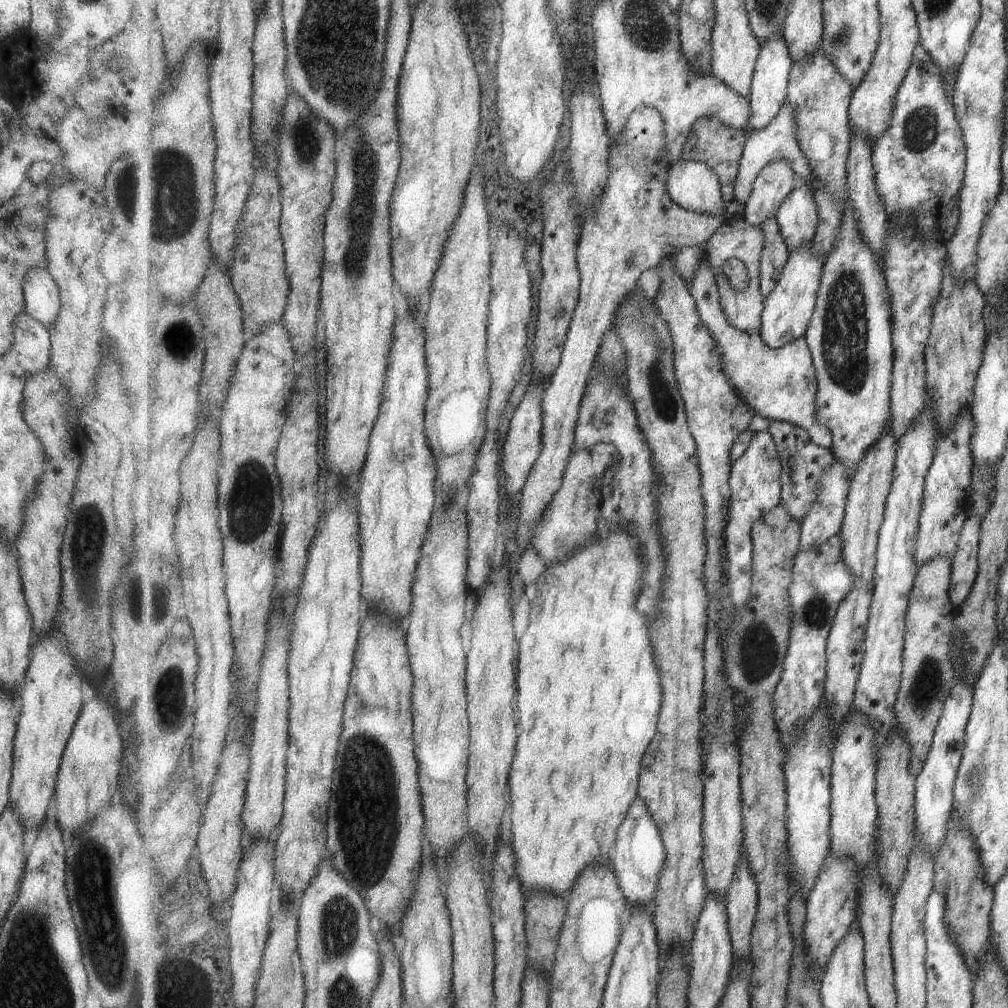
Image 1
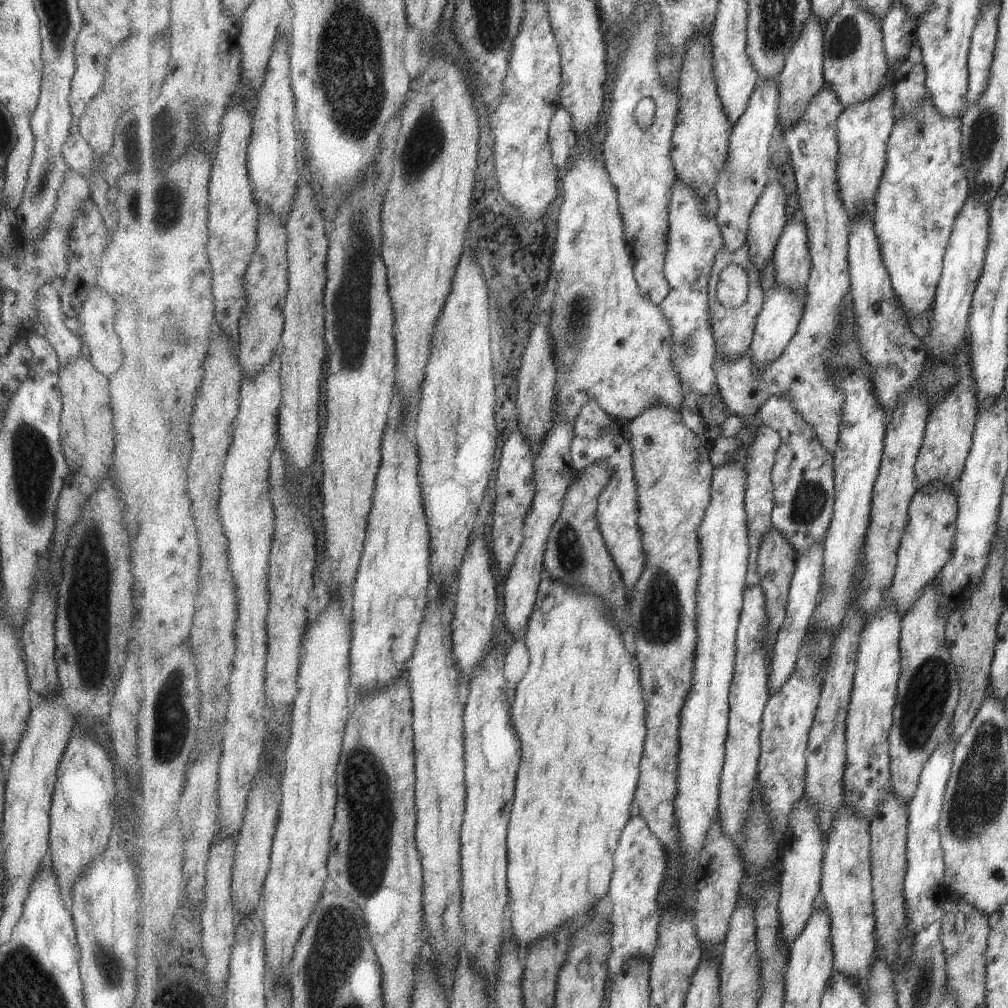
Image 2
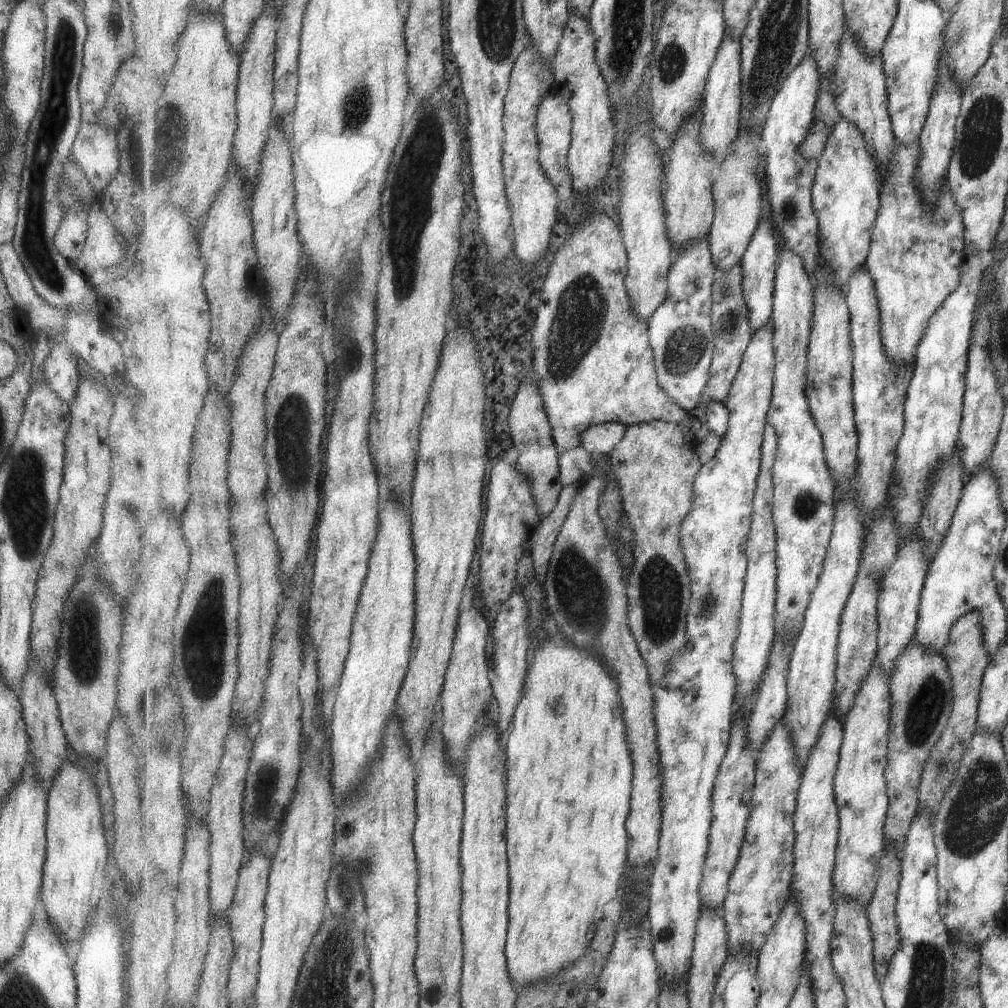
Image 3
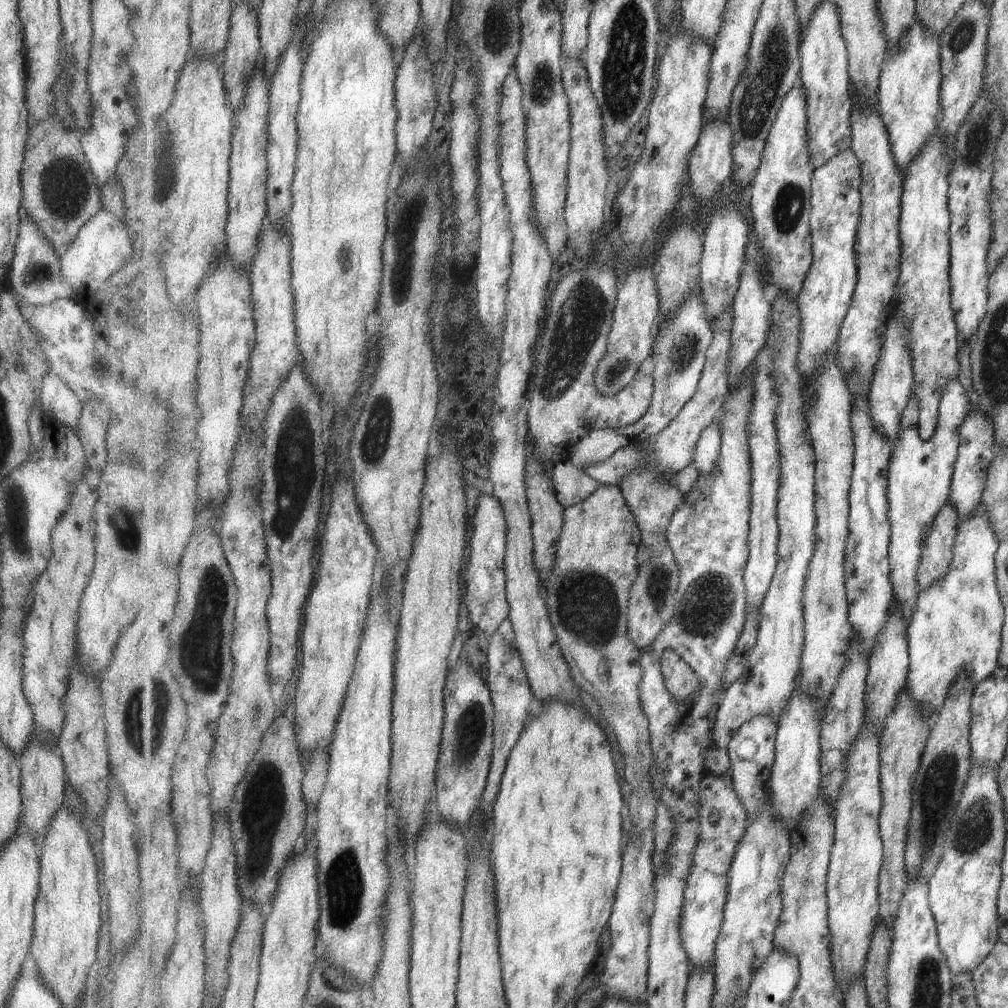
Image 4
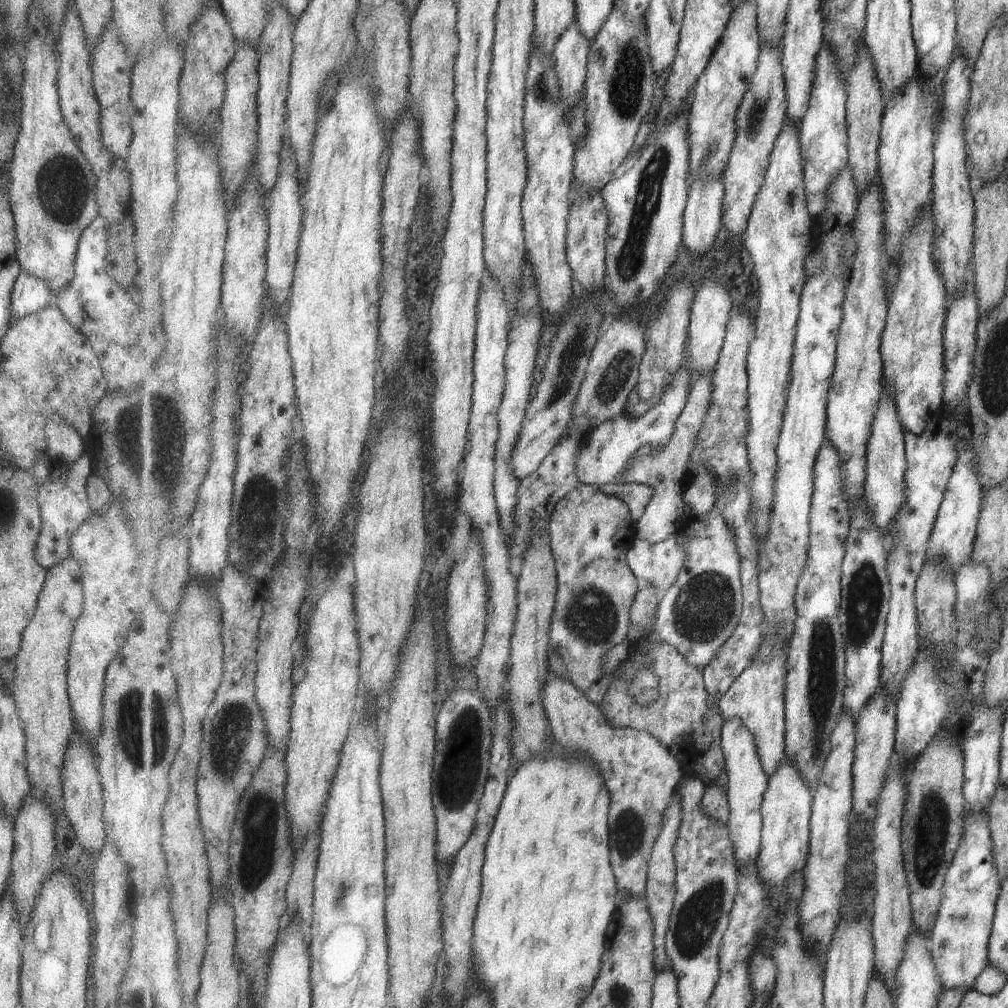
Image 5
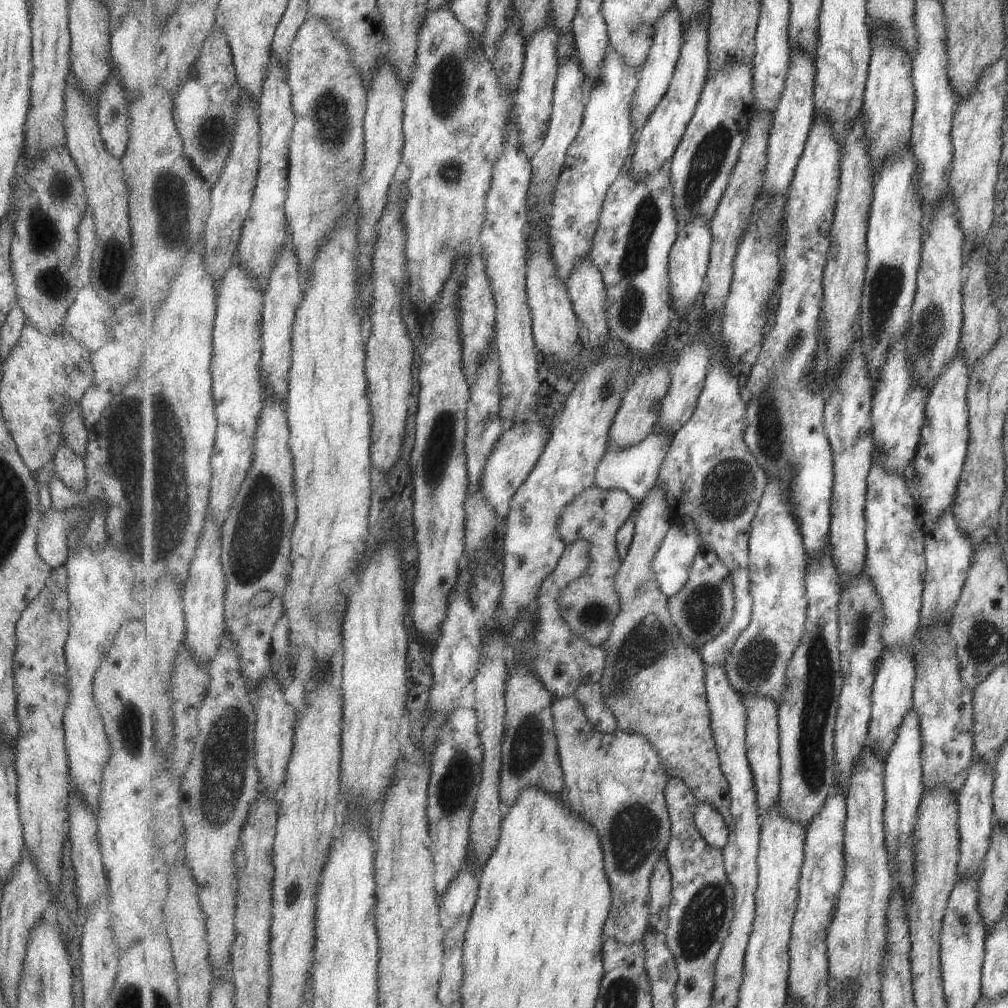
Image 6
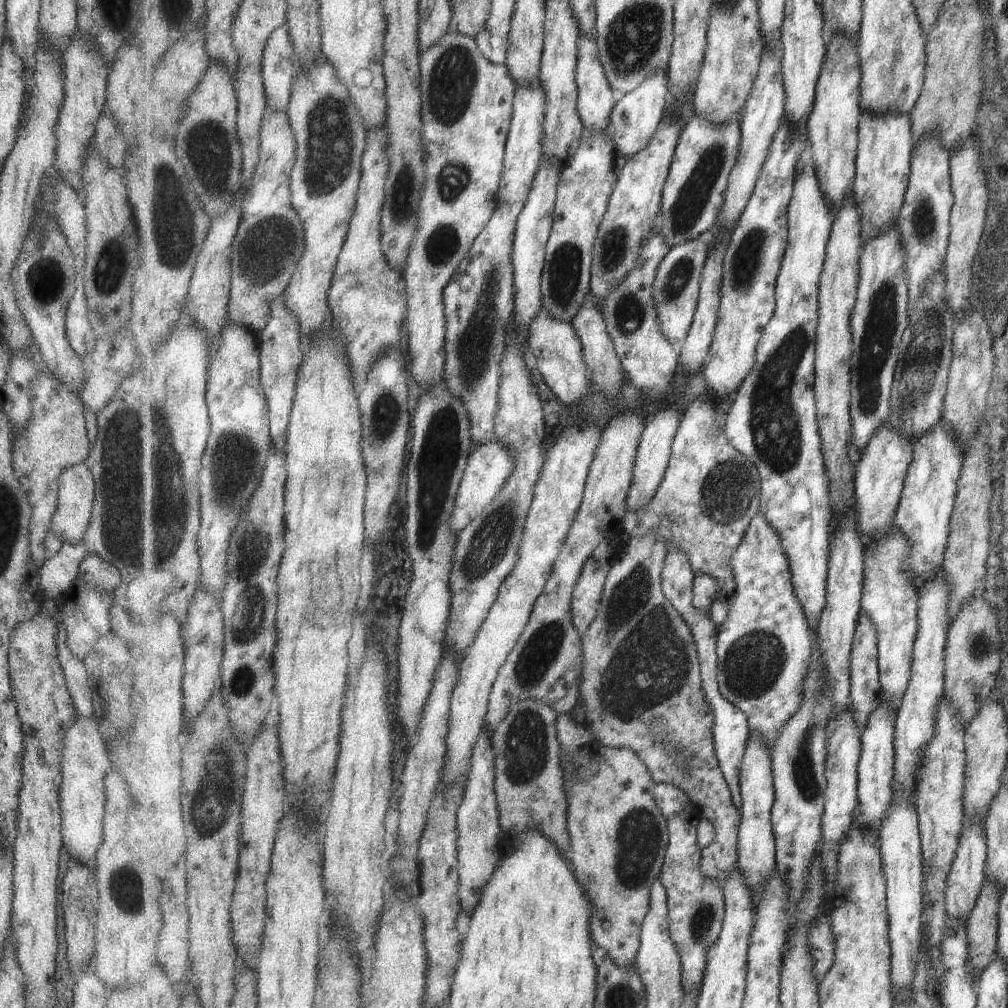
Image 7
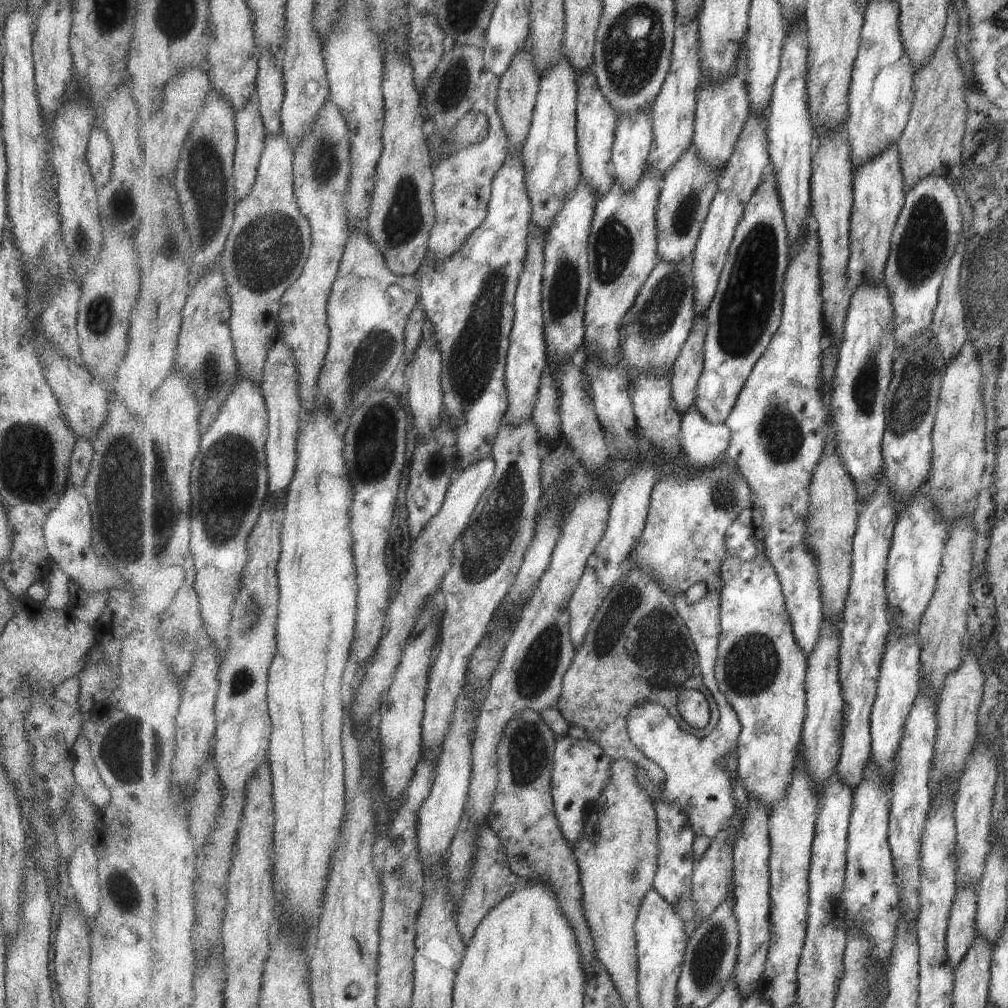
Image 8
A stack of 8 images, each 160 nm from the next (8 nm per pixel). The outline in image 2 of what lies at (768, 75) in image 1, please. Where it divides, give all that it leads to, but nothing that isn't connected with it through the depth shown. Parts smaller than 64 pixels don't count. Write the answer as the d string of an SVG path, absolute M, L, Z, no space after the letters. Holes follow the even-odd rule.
M779 78L769 79L758 84L753 91L747 112L734 126L730 138L728 162L724 172L716 184L716 193L720 200L720 209L716 219L719 222L721 234L724 236L724 246L730 251L743 248L748 242L750 218L761 196L766 191L770 178L767 170L771 166L771 140L775 140L773 132L780 124L780 82Z

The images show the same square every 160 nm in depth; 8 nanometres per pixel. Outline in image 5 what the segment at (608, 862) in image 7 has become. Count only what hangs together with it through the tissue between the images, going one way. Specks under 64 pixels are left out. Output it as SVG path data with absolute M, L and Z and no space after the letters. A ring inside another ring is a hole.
M548 668L549 677L543 693L544 710L550 722L553 741L562 747L569 756L571 754L585 754L593 756L593 760L601 768L601 776L605 778L605 786L612 795L611 810L609 810L609 828L613 830L610 847L612 848L611 863L616 872L618 883L618 899L623 892L646 898L648 885L649 858L652 858L653 846L660 838L661 828L664 826L665 810L669 809L669 802L673 801L680 781L687 776L685 764L679 757L669 751L659 739L645 731L631 728L616 728L609 725L599 706L592 704L584 692L567 677L555 674Z

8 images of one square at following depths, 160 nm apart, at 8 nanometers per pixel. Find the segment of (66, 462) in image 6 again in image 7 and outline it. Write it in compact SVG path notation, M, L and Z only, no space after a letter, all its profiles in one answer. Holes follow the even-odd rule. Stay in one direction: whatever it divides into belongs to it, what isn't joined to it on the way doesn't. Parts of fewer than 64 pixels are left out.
M84 463L65 467L58 476L57 504L50 516L50 525L57 538L63 543L78 543L85 534L94 497L94 480Z

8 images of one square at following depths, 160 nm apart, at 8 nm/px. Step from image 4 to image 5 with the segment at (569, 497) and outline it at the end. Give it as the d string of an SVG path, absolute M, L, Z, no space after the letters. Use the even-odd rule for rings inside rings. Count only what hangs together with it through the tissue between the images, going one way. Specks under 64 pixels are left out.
M615 482L615 484L598 487L604 494L612 495L623 500L623 502L629 506L629 510L631 510L631 513L633 514L635 523L643 518L647 506L649 506L649 502L651 502L651 498L653 498L651 486L638 483Z

